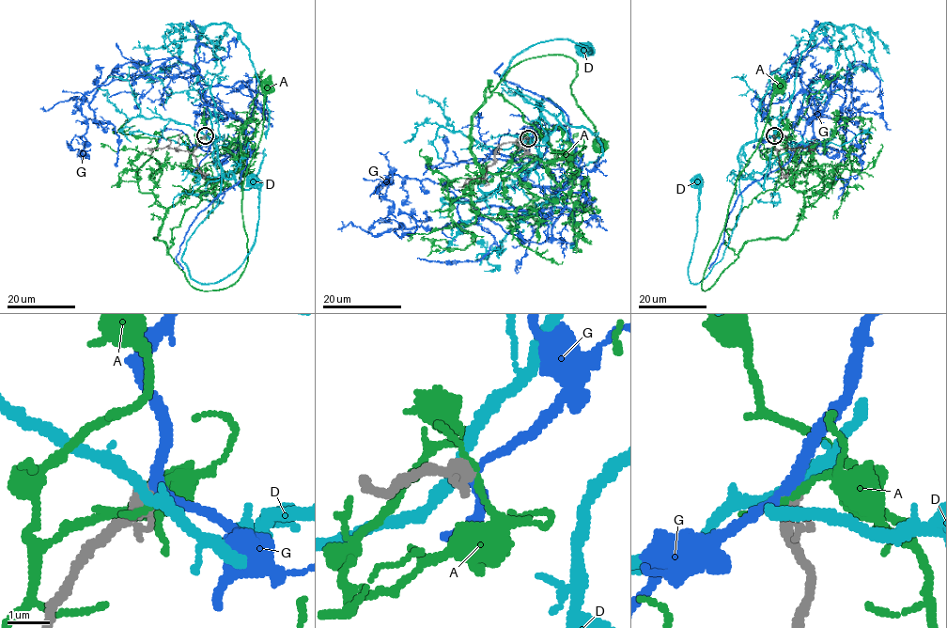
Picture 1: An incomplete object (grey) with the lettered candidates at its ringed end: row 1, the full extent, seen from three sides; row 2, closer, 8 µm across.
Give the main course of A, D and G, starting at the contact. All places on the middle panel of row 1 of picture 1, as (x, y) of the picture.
A: (528, 137), (512, 162), (535, 158), (488, 173), (473, 114), (514, 66), (558, 54), (599, 146)
D: (527, 137), (547, 98), (506, 86), (501, 75), (508, 63), (556, 39), (582, 50)
G: (528, 138), (525, 180), (579, 177), (579, 209), (459, 197), (456, 224), (395, 232), (425, 212)

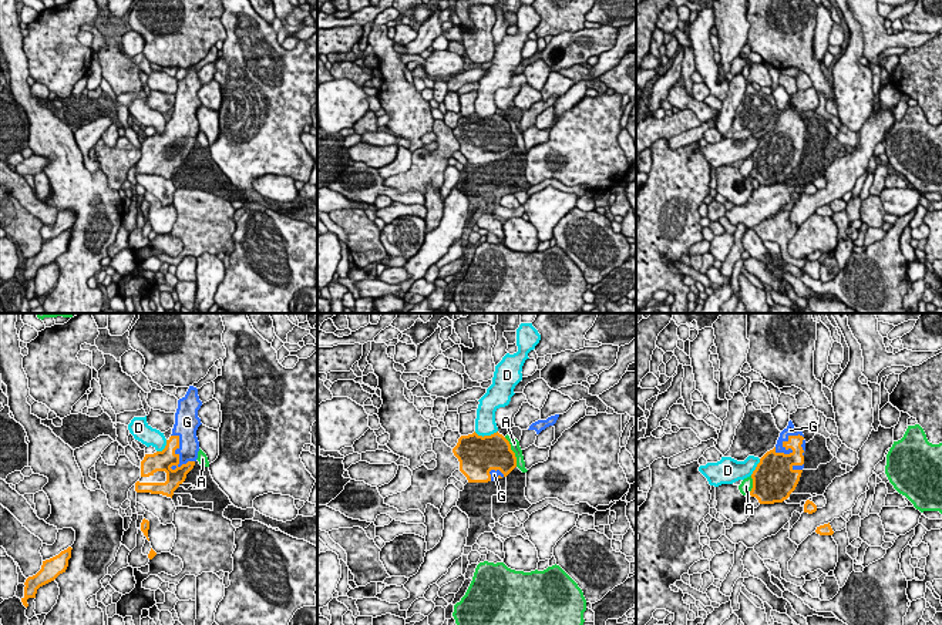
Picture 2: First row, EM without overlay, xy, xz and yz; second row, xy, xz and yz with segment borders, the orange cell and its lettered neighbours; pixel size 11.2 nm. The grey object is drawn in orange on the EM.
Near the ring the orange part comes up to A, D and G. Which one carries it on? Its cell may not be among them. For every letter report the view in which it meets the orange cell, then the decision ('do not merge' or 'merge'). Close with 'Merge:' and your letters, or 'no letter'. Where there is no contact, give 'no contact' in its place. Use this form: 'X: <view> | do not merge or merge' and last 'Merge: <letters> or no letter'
A: xz | do not merge
D: xz | do not merge
G: yz | merge
Merge: G

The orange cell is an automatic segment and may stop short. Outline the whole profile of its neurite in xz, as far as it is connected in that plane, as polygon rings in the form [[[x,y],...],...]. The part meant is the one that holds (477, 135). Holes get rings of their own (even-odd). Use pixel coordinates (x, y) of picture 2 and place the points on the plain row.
[[[475,112],[461,117],[453,134],[468,164],[494,162],[507,158],[517,148],[509,122],[498,112],[484,118]]]

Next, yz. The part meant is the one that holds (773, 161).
[[[793,103],[780,114],[777,125],[767,132],[751,155],[751,178],[760,185],[783,184],[795,171],[804,149],[805,121]]]

